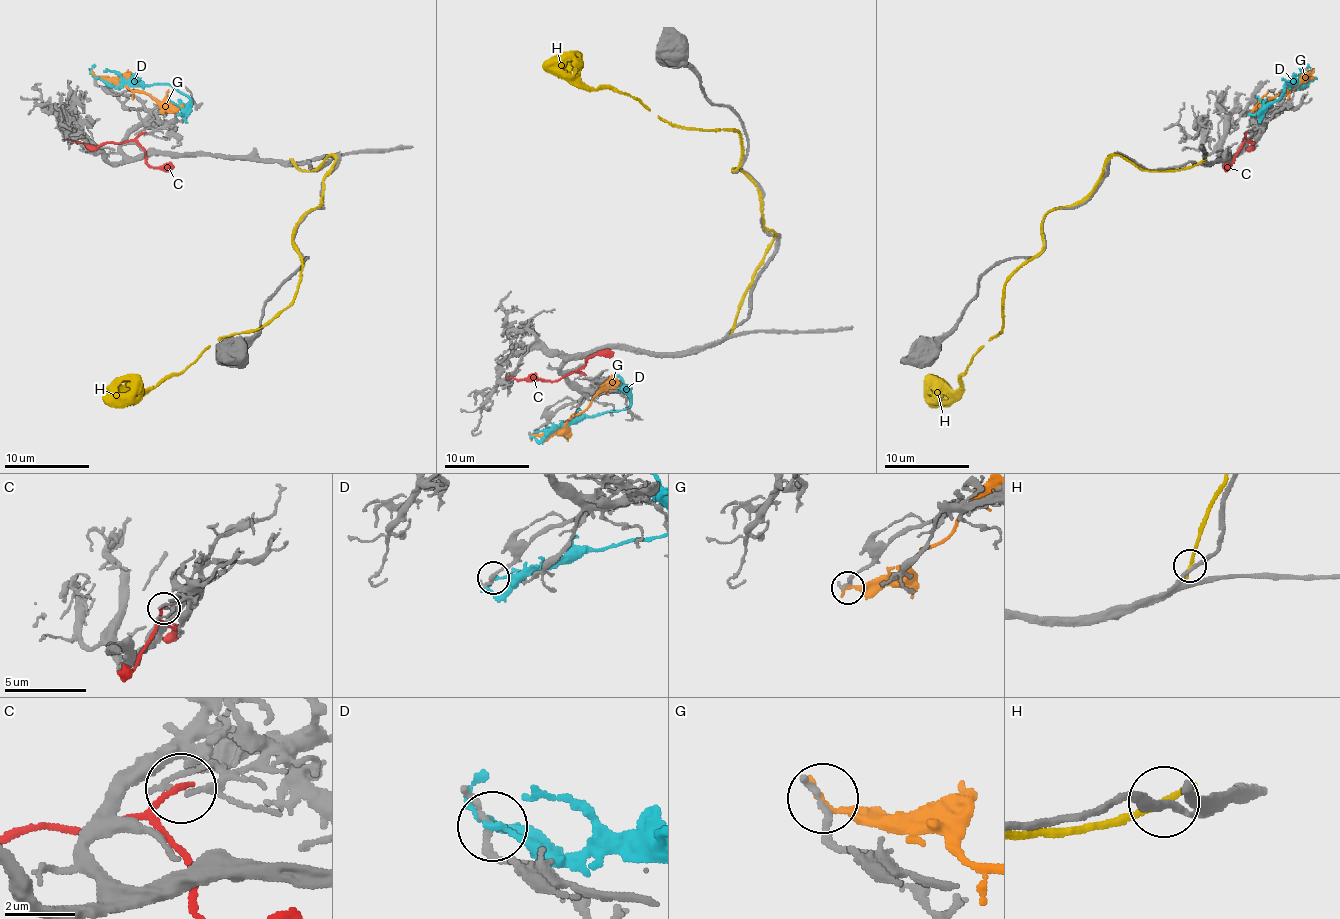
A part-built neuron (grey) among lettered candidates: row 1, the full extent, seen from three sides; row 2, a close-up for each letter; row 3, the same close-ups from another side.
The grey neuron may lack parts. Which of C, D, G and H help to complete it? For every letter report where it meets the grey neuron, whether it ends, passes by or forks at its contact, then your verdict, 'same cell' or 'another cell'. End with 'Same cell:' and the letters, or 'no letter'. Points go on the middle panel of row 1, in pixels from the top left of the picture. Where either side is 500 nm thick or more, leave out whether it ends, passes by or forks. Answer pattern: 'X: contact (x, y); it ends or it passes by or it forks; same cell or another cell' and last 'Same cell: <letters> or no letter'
C: contact (583, 374); it ends; another cell
D: contact (536, 431); it passes by; another cell
G: contact (534, 435); it ends; another cell
H: contact (733, 326); it ends; another cell
Same cell: no letter

